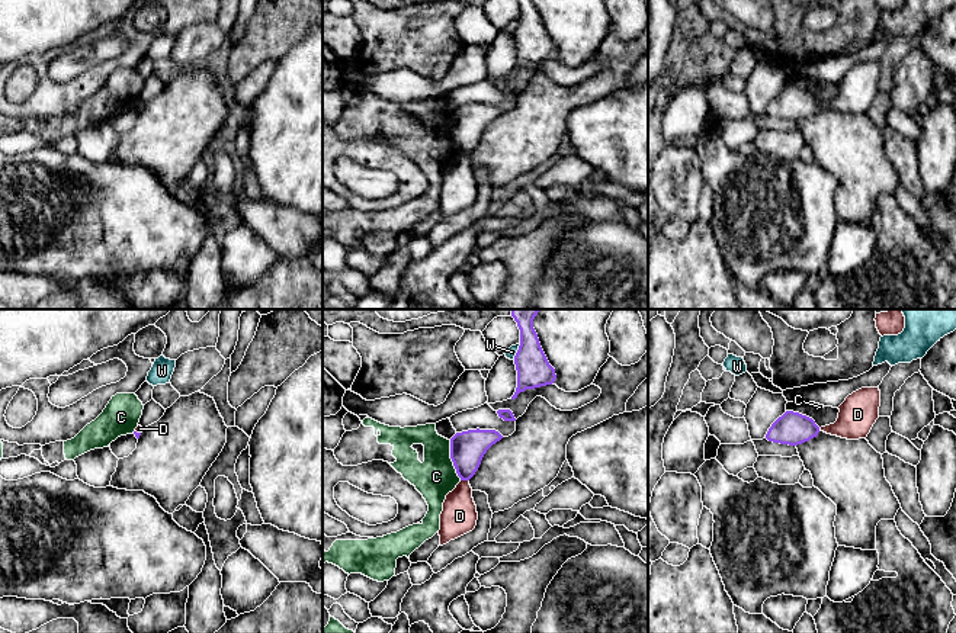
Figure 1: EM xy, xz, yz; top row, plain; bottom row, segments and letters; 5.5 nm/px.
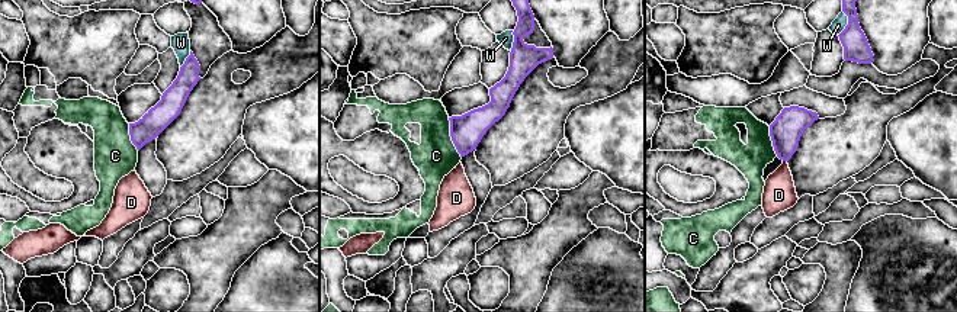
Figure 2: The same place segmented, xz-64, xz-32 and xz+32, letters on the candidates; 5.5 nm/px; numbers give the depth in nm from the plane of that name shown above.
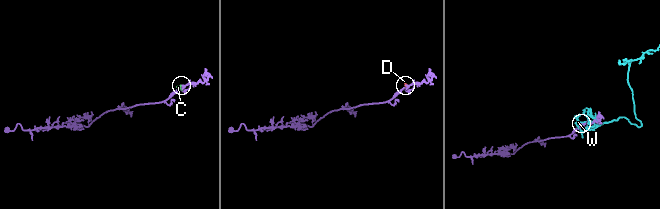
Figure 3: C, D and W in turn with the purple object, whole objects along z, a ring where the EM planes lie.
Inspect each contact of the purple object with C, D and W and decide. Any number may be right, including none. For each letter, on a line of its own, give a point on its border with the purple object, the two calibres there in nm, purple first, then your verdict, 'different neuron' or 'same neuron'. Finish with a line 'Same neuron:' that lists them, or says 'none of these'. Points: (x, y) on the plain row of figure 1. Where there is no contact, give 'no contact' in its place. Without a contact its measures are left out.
C: meets purple in xz at (452, 135); 190 nm thick on the purple side, 220 nm on the other; different neuron
D: meets purple in xz at (465, 154); 190 nm thick on the purple side, 200 nm on the other; different neuron
W: meets purple in xz at (517, 26); 190 nm thick on the purple side, 50 nm on the other; different neuron
Same neuron: none of these

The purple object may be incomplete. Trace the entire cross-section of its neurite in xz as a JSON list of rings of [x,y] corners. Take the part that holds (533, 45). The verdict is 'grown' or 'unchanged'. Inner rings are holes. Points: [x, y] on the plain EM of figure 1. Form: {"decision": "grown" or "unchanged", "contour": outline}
{"decision": "unchanged", "contour": [[[517,0],[520,20],[514,30],[517,62],[511,74],[520,67],[552,60],[556,54],[555,44],[549,39],[533,0]]]}

